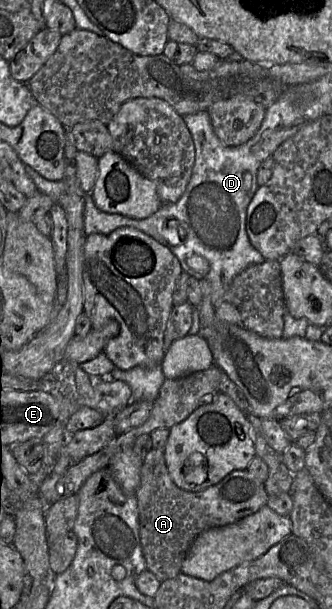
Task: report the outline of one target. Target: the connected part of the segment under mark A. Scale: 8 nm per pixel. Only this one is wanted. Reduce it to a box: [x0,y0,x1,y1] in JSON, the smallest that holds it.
[135,448,269,582]

